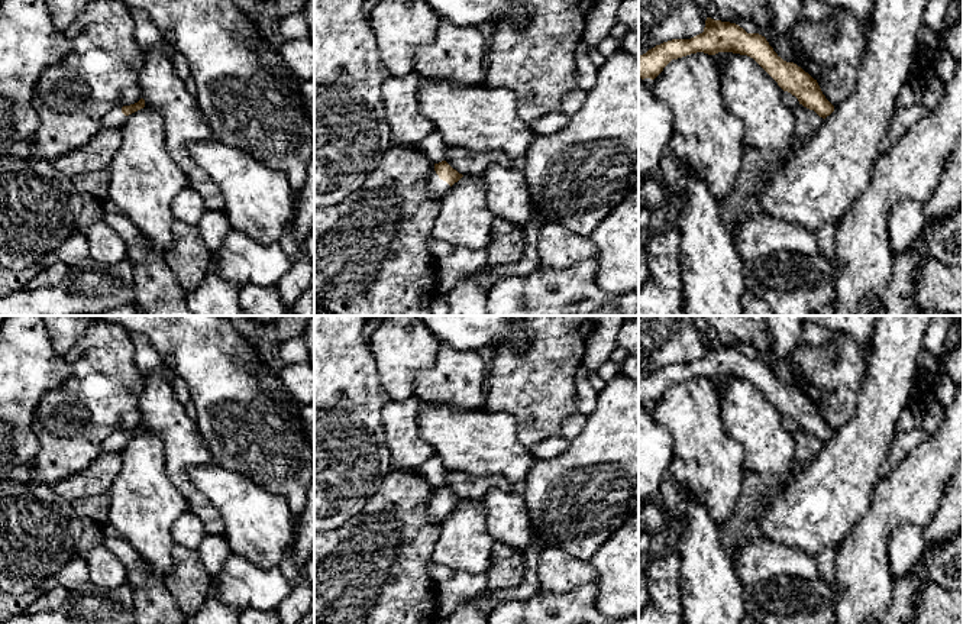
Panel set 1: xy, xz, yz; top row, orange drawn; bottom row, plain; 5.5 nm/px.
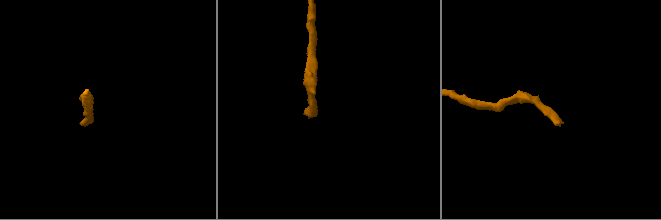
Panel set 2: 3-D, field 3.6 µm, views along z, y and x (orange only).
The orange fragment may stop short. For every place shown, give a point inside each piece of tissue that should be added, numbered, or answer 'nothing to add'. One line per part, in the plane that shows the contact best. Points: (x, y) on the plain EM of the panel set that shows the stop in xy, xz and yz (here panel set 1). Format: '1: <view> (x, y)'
1: xz (438, 513)

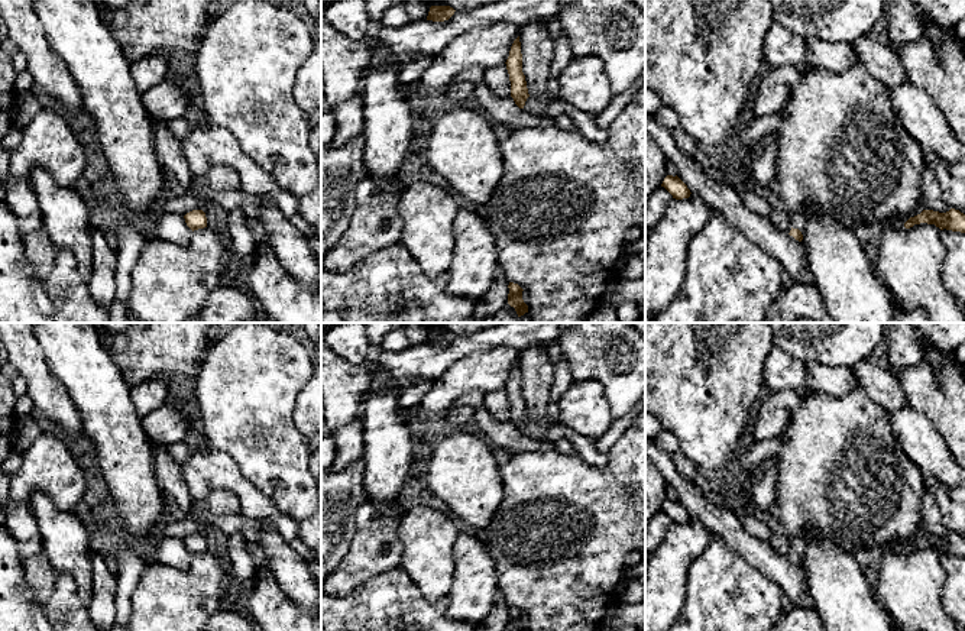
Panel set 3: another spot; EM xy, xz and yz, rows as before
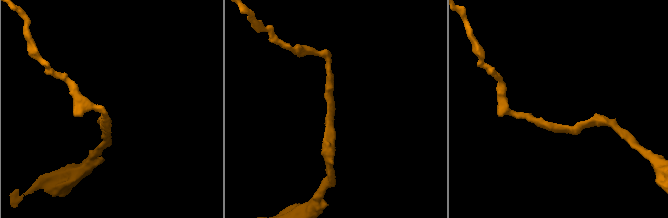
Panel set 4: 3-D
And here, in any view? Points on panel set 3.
nothing to add

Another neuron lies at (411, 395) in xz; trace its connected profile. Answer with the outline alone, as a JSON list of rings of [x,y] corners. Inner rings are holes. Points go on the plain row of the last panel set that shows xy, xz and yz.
[[[420,379],[398,391],[399,407],[401,408],[415,408],[420,407],[424,395],[431,389],[433,381]]]

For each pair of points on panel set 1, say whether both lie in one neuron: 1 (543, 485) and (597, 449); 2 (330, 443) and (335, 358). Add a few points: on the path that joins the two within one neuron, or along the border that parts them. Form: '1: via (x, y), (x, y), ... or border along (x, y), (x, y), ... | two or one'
1: via (556, 477), (566, 466), (584, 462) | one
2: via (330, 422), (330, 380) | one

